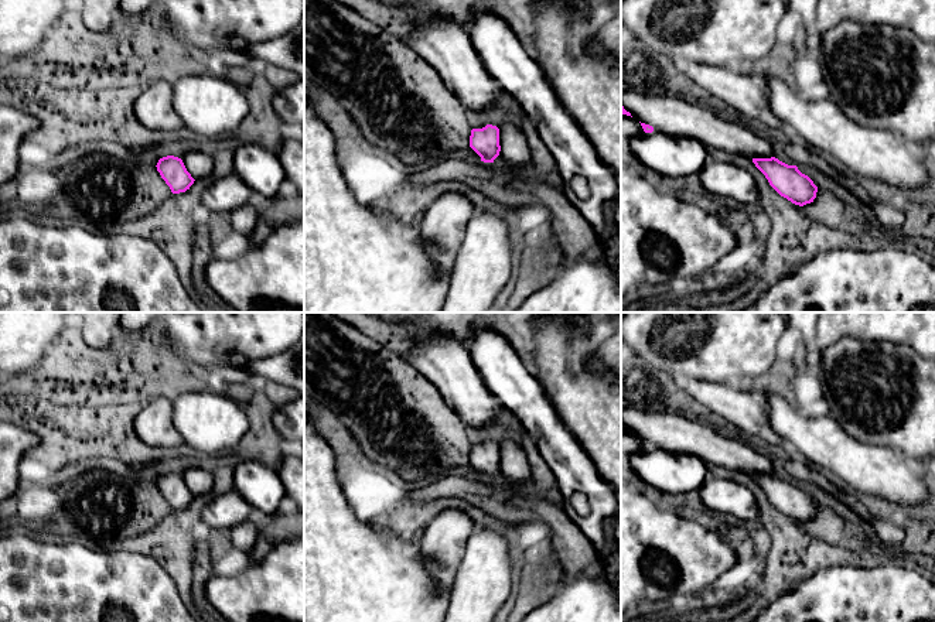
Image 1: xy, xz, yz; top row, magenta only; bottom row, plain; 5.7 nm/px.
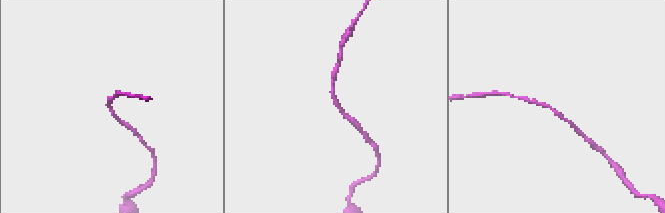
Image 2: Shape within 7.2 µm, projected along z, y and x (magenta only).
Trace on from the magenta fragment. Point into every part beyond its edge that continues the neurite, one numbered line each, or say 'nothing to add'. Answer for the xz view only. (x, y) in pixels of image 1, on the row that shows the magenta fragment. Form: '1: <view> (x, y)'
nothing to add

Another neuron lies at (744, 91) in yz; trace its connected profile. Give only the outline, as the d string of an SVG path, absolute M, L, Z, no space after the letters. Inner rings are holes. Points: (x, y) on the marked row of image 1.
M687 64L680 66L680 79L697 83L720 103L726 103L737 110L745 122L755 123L764 131L785 129L770 110L768 90L764 78L745 68L713 66L707 64Z

